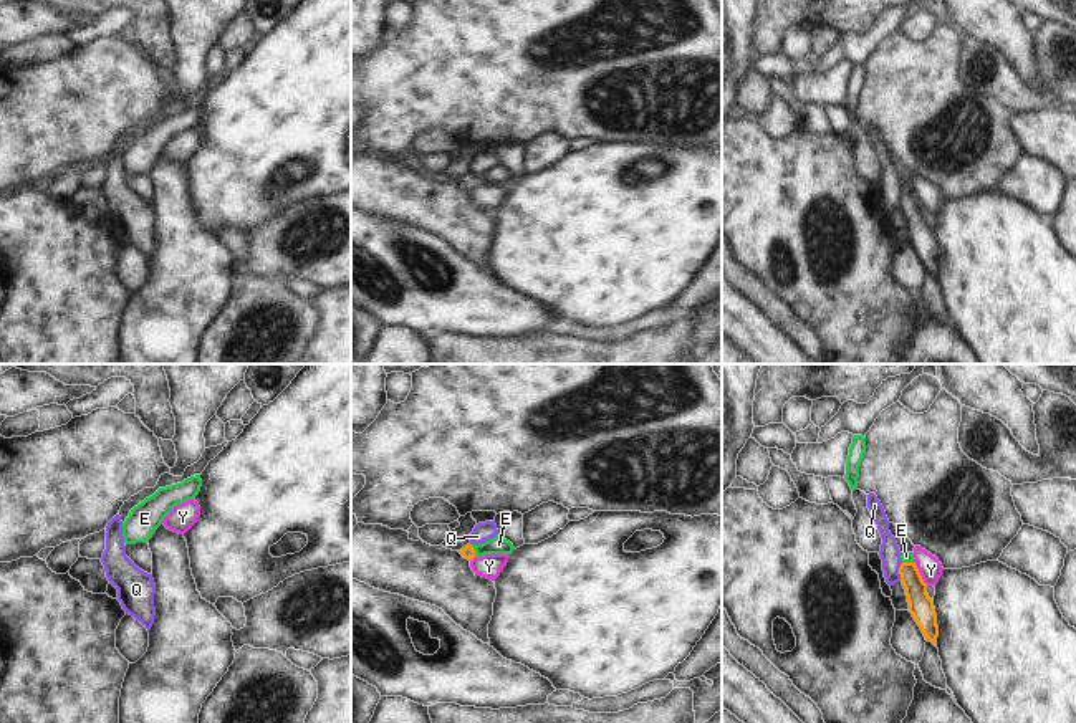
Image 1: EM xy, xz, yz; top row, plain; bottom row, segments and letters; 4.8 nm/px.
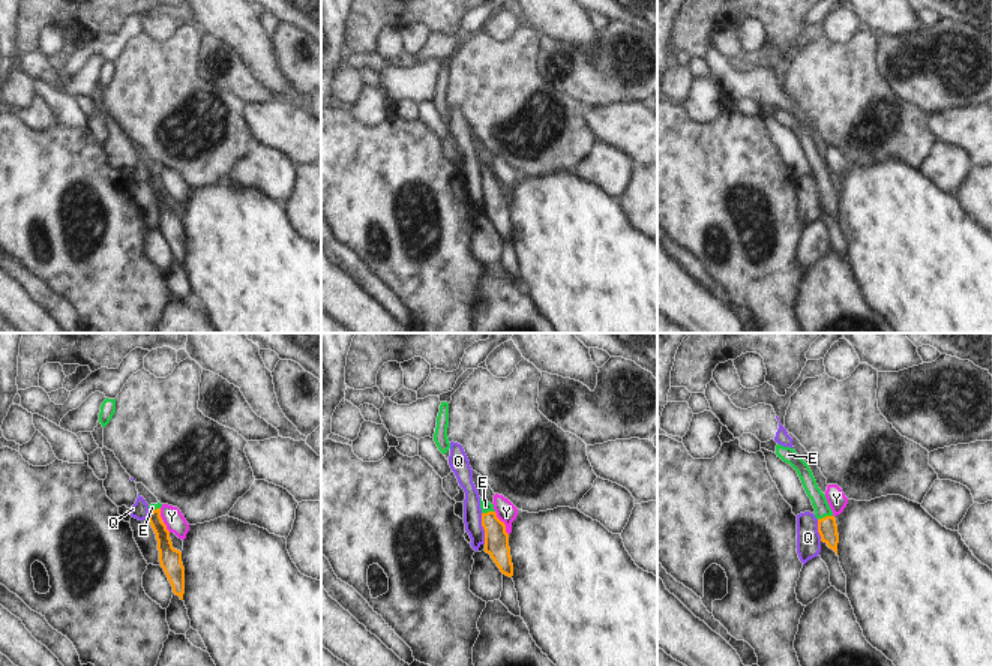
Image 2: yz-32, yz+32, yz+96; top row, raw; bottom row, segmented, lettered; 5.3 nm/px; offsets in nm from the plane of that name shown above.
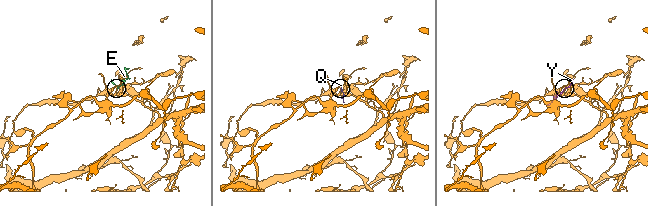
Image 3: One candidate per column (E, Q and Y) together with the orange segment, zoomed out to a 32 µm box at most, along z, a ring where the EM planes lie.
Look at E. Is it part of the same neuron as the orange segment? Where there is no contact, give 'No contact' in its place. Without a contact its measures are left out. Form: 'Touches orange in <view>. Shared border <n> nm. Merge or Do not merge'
Touches orange in xz. Shared border 80 nm. Merge

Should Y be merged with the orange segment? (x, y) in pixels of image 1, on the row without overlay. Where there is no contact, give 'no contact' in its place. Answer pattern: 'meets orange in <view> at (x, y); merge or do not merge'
meets orange in yz at (919, 202); do not merge

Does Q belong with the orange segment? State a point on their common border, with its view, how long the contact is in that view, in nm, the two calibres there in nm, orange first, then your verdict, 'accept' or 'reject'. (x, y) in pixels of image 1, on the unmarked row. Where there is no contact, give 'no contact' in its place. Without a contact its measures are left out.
yz (899, 201) | 90 nm | 120/100 nm | reject

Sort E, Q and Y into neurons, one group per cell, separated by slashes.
E / Q / Y

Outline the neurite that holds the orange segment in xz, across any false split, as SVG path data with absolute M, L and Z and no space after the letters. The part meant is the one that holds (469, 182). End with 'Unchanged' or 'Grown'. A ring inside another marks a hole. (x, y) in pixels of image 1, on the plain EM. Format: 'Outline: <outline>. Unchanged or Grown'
Outline: M497 164L495 167L482 172L482 174L467 174L462 177L460 184L472 190L473 187L482 187L485 184L512 184L513 174L507 170L503 165Z. Grown

